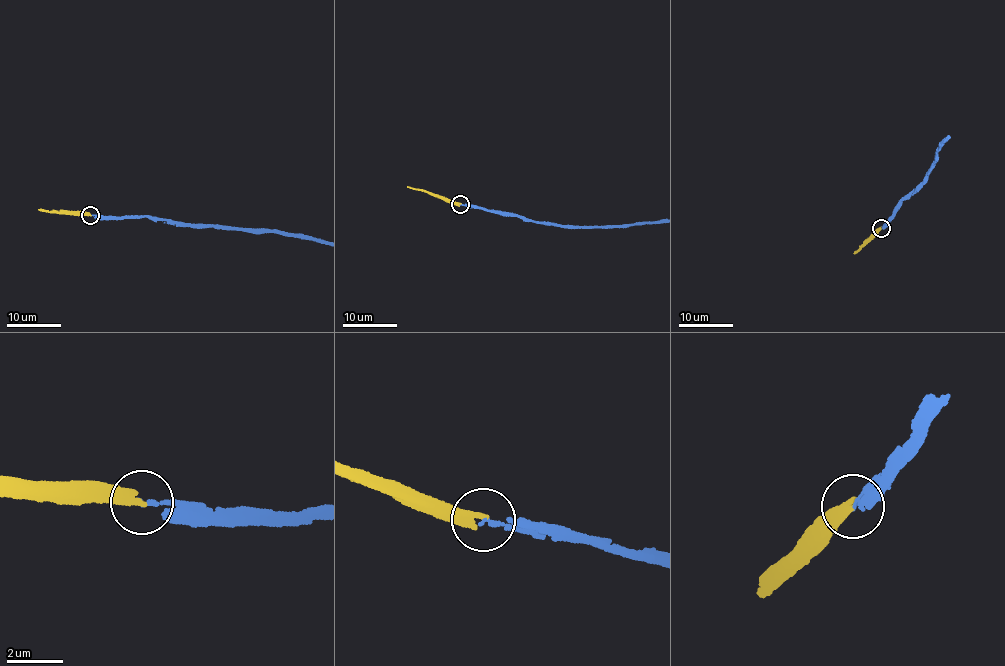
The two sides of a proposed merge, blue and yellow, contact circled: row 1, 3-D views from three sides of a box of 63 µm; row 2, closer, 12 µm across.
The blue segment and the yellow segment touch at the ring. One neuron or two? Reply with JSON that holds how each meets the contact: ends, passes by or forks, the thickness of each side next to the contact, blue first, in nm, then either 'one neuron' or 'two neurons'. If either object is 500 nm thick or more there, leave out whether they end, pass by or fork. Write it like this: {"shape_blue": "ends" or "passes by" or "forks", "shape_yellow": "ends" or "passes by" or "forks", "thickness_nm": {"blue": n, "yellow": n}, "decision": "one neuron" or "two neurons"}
{"shape_blue": "ends", "shape_yellow": "ends", "thickness_nm": {"blue": 130, "yellow": 320}, "decision": "two neurons"}

